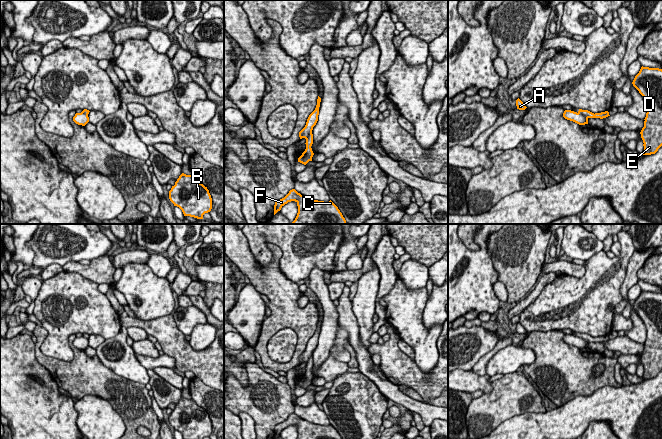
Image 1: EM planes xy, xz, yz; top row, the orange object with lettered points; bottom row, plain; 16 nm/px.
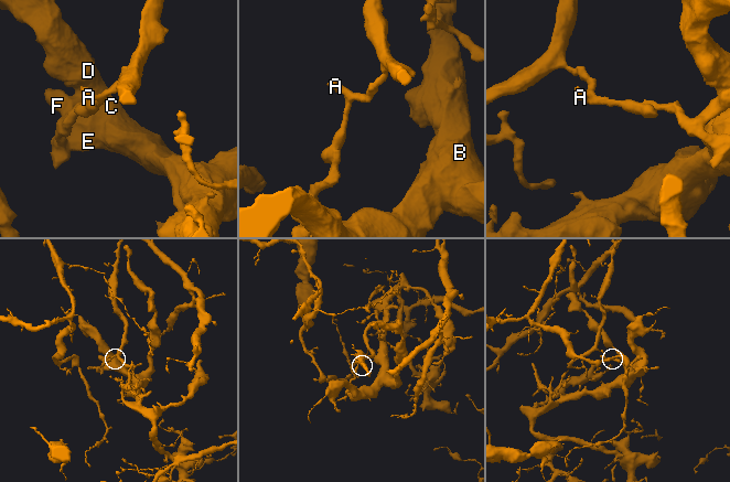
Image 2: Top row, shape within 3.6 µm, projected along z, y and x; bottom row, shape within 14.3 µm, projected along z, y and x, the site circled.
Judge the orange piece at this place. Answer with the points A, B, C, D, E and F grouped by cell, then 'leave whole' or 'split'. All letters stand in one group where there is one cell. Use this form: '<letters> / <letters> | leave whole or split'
A / B C D E F | split

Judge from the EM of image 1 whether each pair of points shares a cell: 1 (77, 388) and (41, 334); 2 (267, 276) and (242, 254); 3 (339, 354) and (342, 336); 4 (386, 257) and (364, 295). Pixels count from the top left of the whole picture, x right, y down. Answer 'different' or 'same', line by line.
1: same
2: same
3: same
4: different

